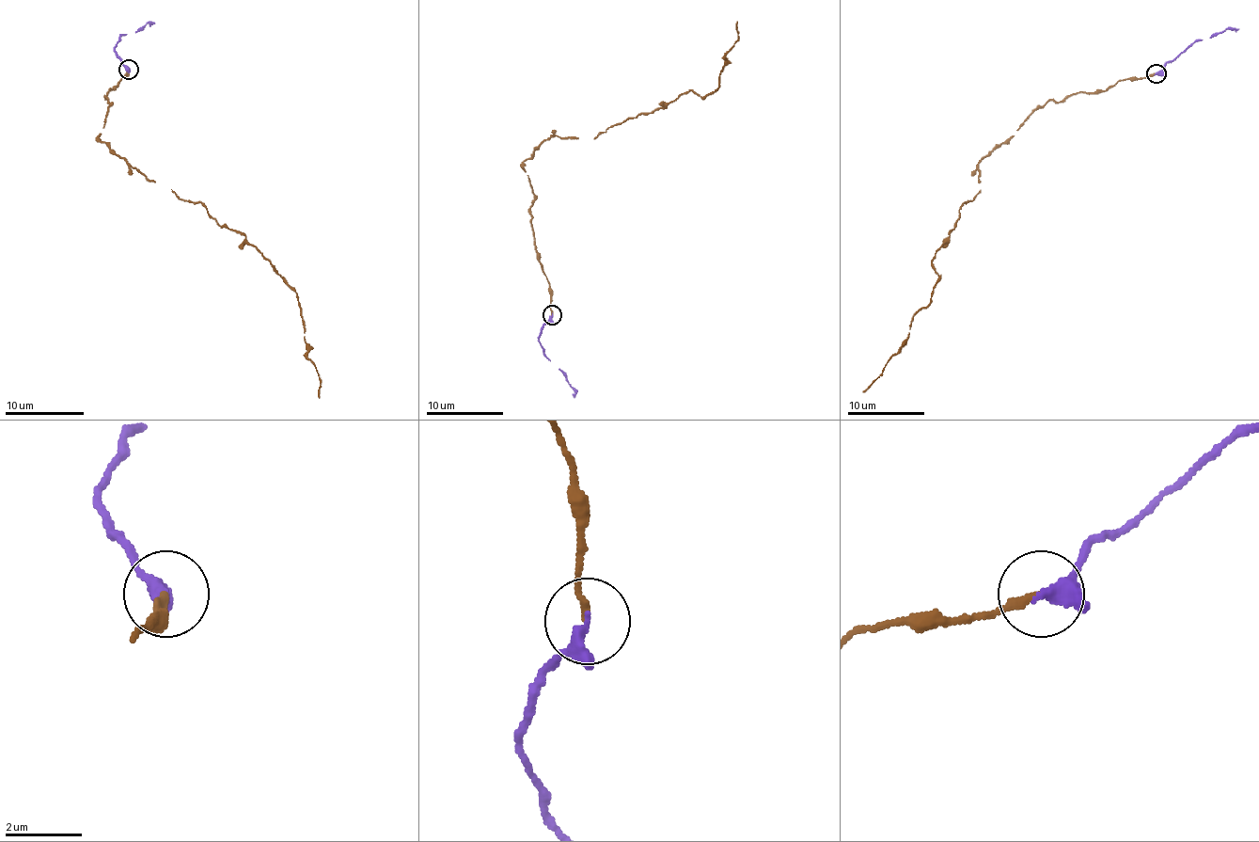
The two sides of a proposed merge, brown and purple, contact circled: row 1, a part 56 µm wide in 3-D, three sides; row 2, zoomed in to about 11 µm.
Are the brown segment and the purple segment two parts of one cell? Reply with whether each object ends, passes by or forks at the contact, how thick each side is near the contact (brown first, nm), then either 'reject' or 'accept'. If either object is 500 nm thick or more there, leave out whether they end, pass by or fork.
brown ends; purple passes by; calibres 180 and 280 nm; accept

